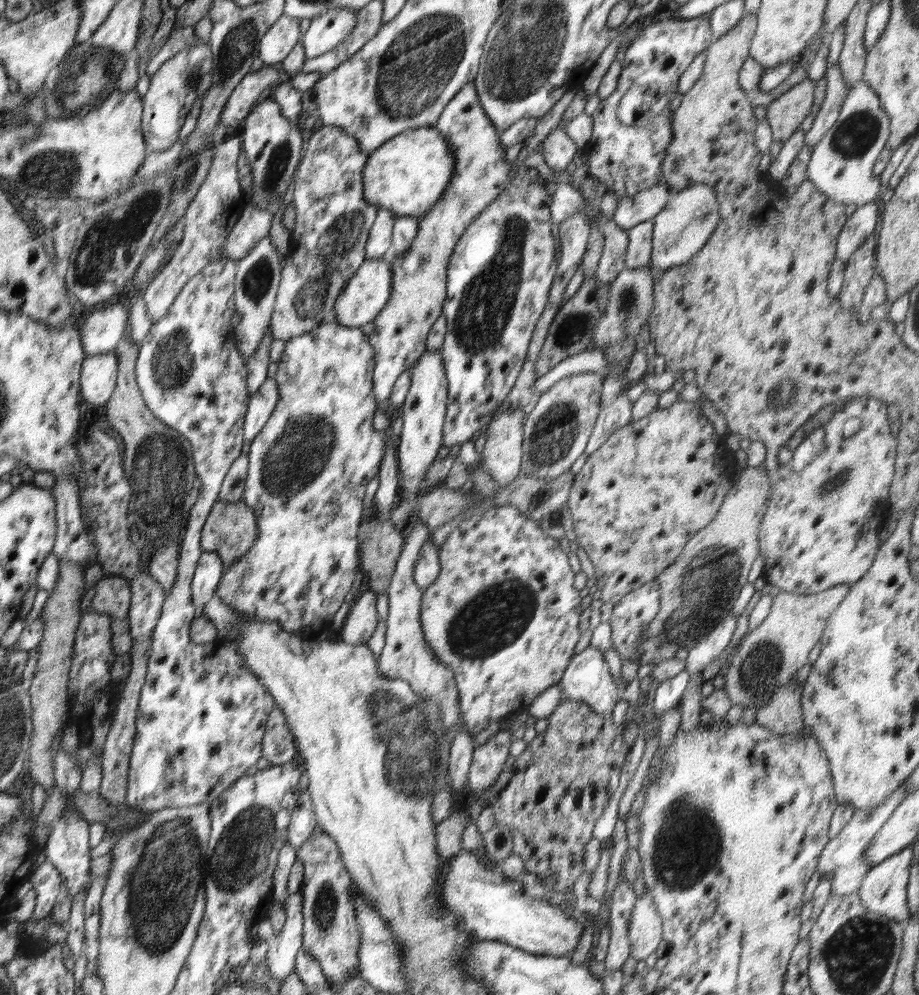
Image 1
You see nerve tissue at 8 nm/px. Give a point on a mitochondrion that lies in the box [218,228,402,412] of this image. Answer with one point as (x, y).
(257, 282)

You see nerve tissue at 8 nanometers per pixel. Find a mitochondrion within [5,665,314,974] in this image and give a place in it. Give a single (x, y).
(162, 895)

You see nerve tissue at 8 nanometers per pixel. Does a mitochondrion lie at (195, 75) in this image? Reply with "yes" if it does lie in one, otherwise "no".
yes

